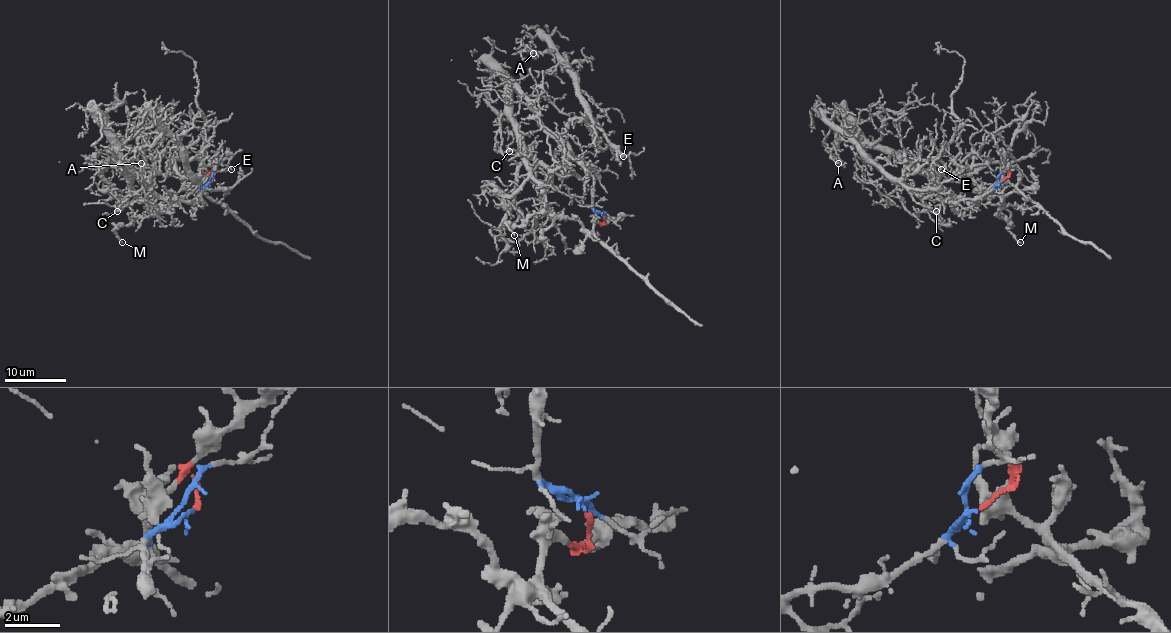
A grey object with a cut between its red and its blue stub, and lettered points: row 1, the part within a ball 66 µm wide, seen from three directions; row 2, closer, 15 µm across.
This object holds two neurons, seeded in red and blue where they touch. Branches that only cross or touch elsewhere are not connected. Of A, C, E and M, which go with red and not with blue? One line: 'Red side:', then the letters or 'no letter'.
Red side: M

